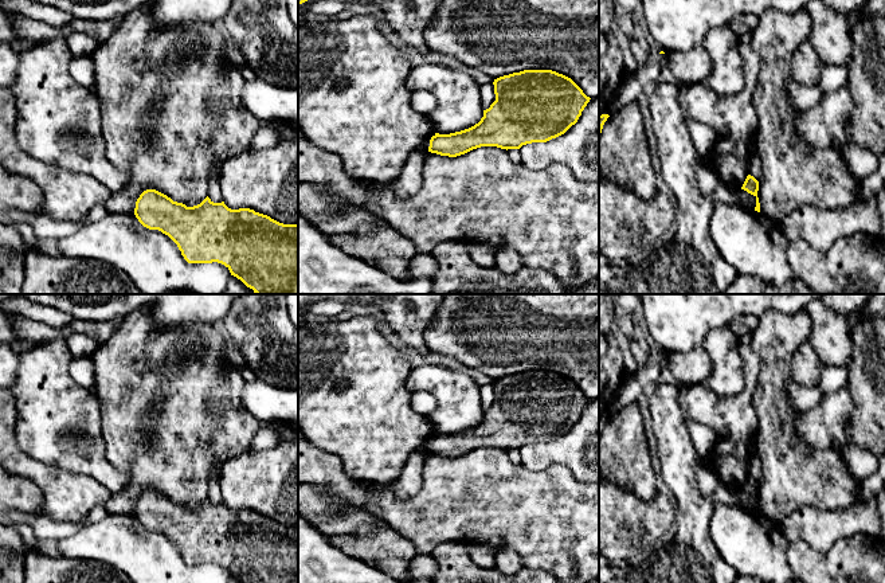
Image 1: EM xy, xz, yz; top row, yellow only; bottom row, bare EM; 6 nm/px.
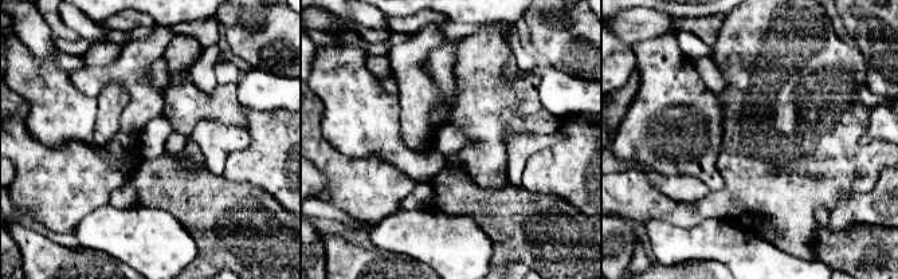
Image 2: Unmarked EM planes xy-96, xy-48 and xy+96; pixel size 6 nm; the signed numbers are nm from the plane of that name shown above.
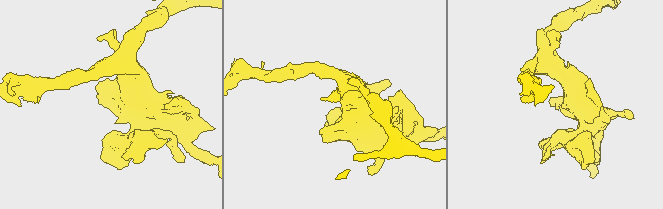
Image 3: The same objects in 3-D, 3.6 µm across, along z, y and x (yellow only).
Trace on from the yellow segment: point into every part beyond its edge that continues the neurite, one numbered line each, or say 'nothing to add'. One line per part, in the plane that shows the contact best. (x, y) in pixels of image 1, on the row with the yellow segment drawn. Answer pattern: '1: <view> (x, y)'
nothing to add

